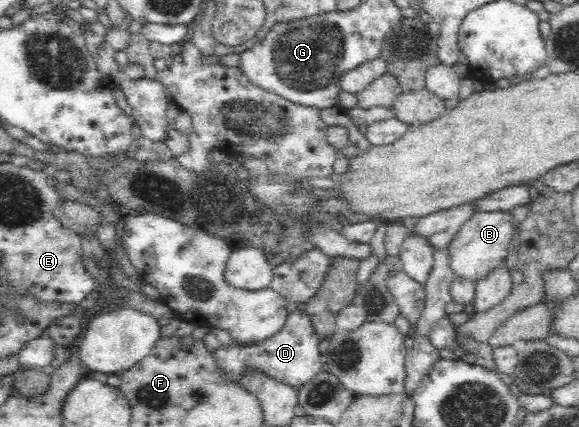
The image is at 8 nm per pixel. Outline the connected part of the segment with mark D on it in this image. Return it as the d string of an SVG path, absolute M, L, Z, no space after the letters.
M300 307L288 314L283 328L272 337L253 345L239 345L235 342L229 346L219 345L212 354L226 376L230 376L230 380L233 378L240 382L246 367L259 367L277 382L287 383L298 389L325 370L318 347L319 341L310 316Z

